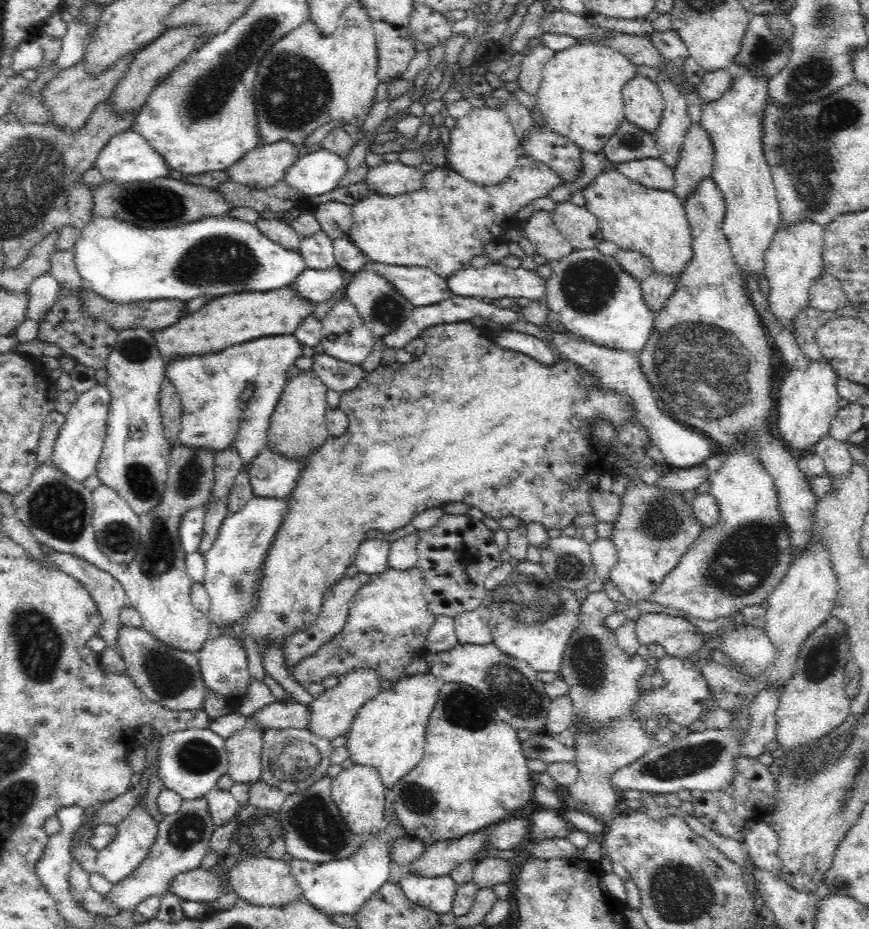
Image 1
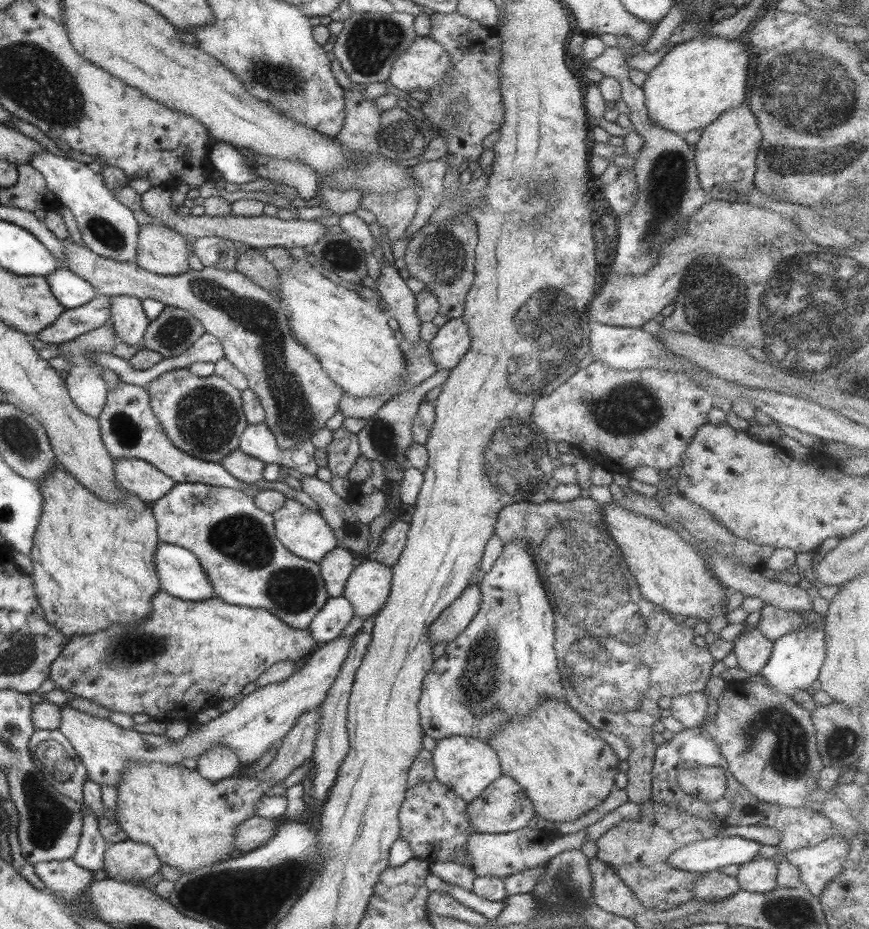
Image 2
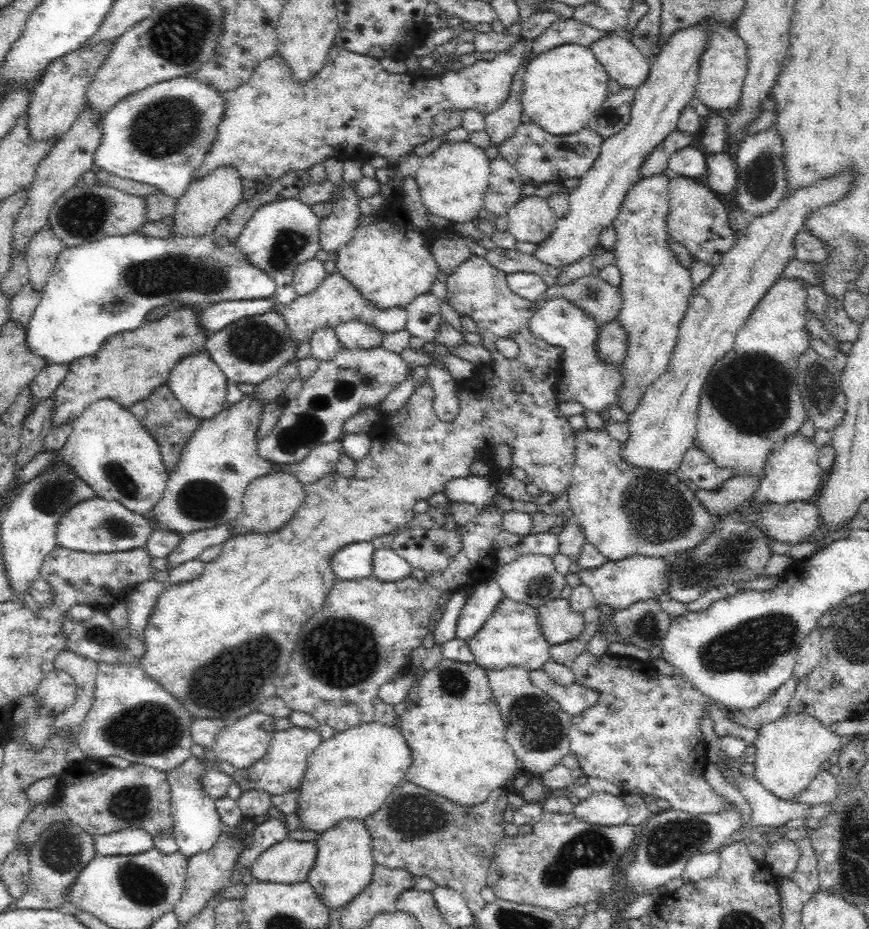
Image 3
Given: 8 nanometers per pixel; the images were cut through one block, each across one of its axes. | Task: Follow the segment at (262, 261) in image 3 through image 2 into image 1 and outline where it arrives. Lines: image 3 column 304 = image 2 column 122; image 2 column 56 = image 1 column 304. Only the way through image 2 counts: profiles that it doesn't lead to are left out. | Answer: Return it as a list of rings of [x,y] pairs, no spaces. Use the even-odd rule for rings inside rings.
[[[322,148],[298,157],[298,160],[286,169],[283,179],[288,186],[309,200],[334,190],[346,173],[346,158],[340,158]]]

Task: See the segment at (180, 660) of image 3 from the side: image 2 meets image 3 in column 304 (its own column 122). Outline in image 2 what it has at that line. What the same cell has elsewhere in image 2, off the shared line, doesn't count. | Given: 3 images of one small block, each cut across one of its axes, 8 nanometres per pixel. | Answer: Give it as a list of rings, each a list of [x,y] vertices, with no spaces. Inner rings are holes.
[[[58,463],[56,468],[50,470],[50,474],[46,476],[46,480],[43,480],[38,485],[43,498],[43,507],[38,528],[36,534],[34,534],[34,546],[29,554],[33,562],[33,571],[30,575],[33,578],[35,591],[39,598],[40,606],[45,612],[46,620],[58,632],[66,635],[70,640],[72,637],[77,637],[78,635],[101,631],[114,623],[135,626],[138,621],[145,619],[151,613],[151,598],[161,590],[153,561],[154,553],[158,550],[160,543],[157,536],[157,522],[150,505],[145,503],[141,498],[138,498],[135,494],[127,491],[120,483],[117,486],[125,492],[123,499],[115,503],[108,502],[106,499],[95,495],[91,490],[88,490],[82,483],[77,482]]]

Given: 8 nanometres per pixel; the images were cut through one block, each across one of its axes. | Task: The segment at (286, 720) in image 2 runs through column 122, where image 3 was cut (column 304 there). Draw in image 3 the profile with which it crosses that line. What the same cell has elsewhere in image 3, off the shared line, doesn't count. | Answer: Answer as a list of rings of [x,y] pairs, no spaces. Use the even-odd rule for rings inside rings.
[[[290,727],[283,731],[276,731],[266,754],[247,769],[237,770],[233,775],[242,792],[245,790],[263,790],[269,795],[286,794],[298,790],[307,769],[309,754],[323,741],[316,730],[311,728]]]

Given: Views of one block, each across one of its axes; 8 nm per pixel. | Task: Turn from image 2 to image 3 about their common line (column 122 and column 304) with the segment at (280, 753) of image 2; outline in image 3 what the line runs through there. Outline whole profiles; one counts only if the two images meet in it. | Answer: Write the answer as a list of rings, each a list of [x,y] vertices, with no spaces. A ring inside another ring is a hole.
[[[379,722],[360,724],[323,739],[308,755],[305,776],[298,788],[295,813],[300,820],[299,828],[322,834],[344,818],[363,821],[405,779],[411,762],[409,746],[395,726]]]

